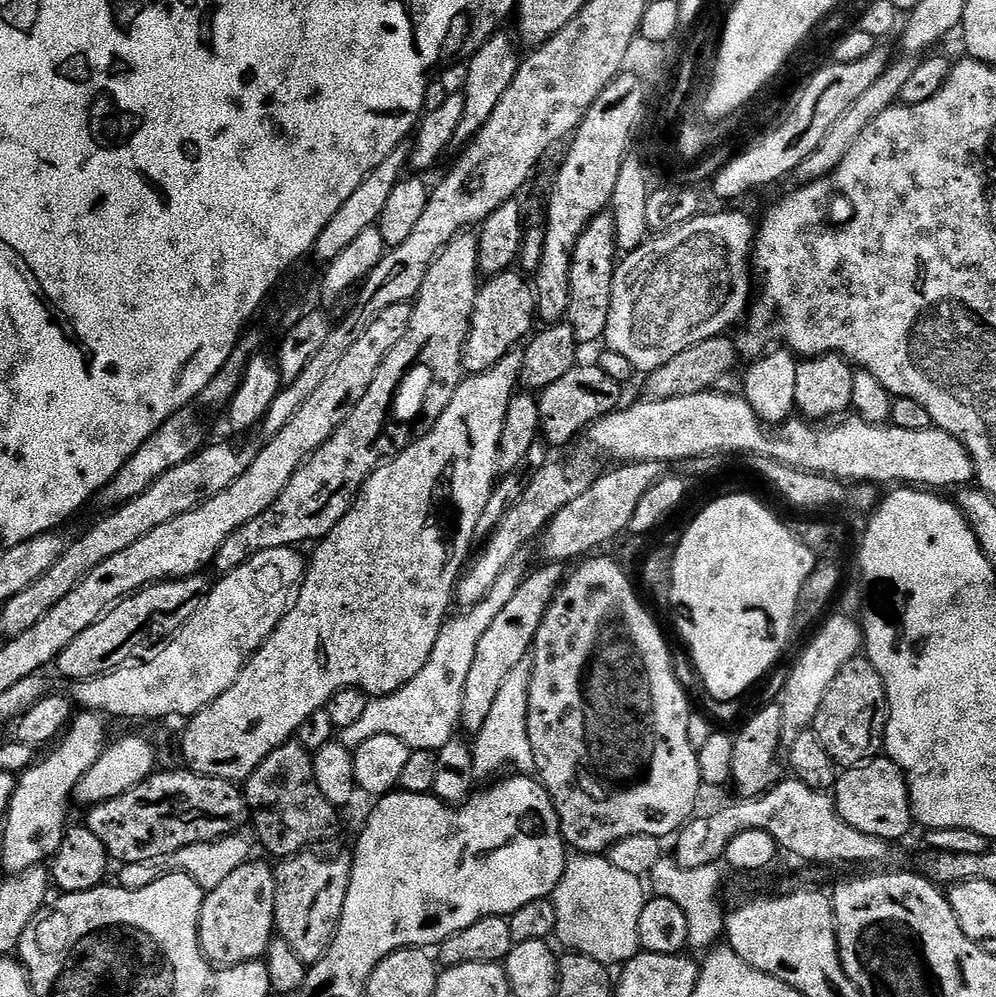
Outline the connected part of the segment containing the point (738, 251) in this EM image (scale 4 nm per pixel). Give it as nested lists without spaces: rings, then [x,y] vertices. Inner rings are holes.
[[[707,212],[695,216],[692,220],[682,222],[678,226],[668,228],[665,232],[656,232],[651,238],[645,240],[642,246],[638,246],[634,251],[627,253],[616,265],[614,290],[610,298],[610,322],[606,322],[603,343],[610,350],[614,350],[627,358],[637,373],[647,374],[658,370],[658,366],[670,362],[670,358],[674,358],[674,354],[682,354],[682,350],[690,350],[690,346],[698,346],[698,342],[706,342],[706,338],[725,335],[729,331],[728,327],[740,315],[740,319],[745,315],[746,307],[750,302],[748,290],[751,291],[754,286],[752,249],[756,243],[757,225],[744,212]]]

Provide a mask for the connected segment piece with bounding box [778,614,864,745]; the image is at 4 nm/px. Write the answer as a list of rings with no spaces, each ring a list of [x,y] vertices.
[[[829,615],[819,625],[820,633],[809,642],[808,649],[801,654],[800,661],[793,666],[784,684],[784,697],[779,697],[778,703],[782,710],[782,741],[785,745],[792,744],[798,734],[809,731],[815,725],[818,706],[822,706],[822,698],[826,698],[830,682],[838,678],[838,670],[842,670],[846,662],[861,655],[864,642],[861,625],[857,621],[855,624],[851,615],[839,615]]]

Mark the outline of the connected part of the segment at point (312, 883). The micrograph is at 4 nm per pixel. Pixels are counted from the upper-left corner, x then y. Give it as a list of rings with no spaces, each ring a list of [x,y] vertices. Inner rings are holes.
[[[305,850],[297,856],[281,859],[274,868],[275,935],[284,940],[286,946],[290,946],[290,950],[294,950],[294,954],[298,954],[298,958],[309,966],[317,964],[334,942],[352,877],[352,861],[347,855],[323,856],[316,851],[320,850]]]

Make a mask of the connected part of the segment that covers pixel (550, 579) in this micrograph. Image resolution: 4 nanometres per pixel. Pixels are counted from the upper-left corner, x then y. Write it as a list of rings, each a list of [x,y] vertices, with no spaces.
[[[548,562],[545,568],[529,571],[524,577],[522,586],[510,603],[494,617],[493,624],[486,629],[486,634],[478,642],[478,651],[474,654],[474,663],[466,677],[466,690],[462,698],[462,714],[460,723],[463,731],[475,734],[482,730],[486,717],[490,715],[490,709],[494,706],[498,690],[506,682],[506,677],[514,666],[525,663],[529,659],[532,644],[536,641],[538,626],[542,626],[542,618],[550,606],[550,602],[556,597],[556,591],[564,583],[566,568],[560,562]]]

